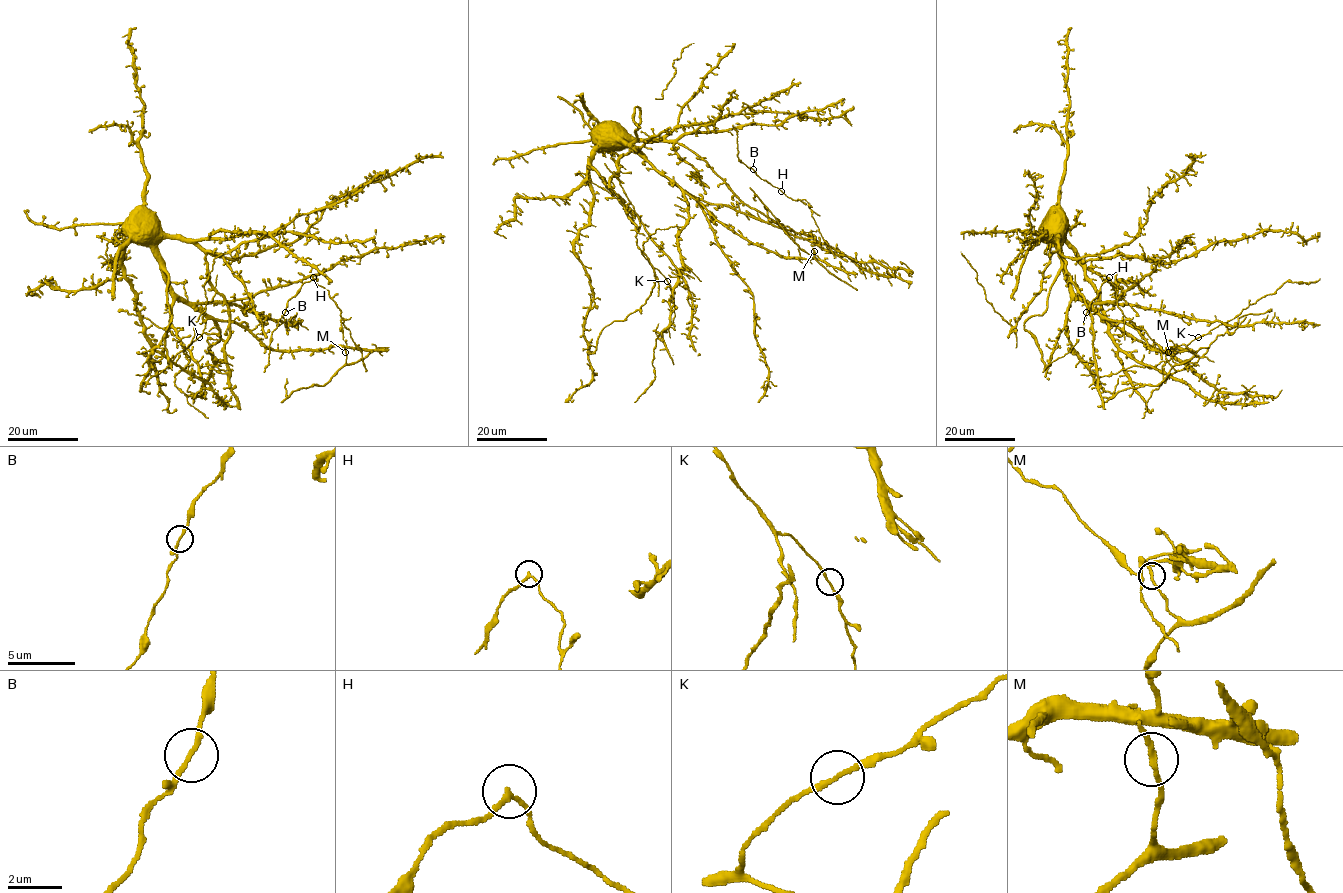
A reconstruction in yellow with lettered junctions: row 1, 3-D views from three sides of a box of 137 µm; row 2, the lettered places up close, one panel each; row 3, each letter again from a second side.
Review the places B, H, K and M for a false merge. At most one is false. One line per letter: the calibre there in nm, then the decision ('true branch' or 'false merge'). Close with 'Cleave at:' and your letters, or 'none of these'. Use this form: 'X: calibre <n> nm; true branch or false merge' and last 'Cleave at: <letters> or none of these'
B: calibre 170 nm; true branch
H: calibre 160 nm; false merge
K: calibre 150 nm; true branch
M: calibre 170 nm; true branch
Cleave at: H

